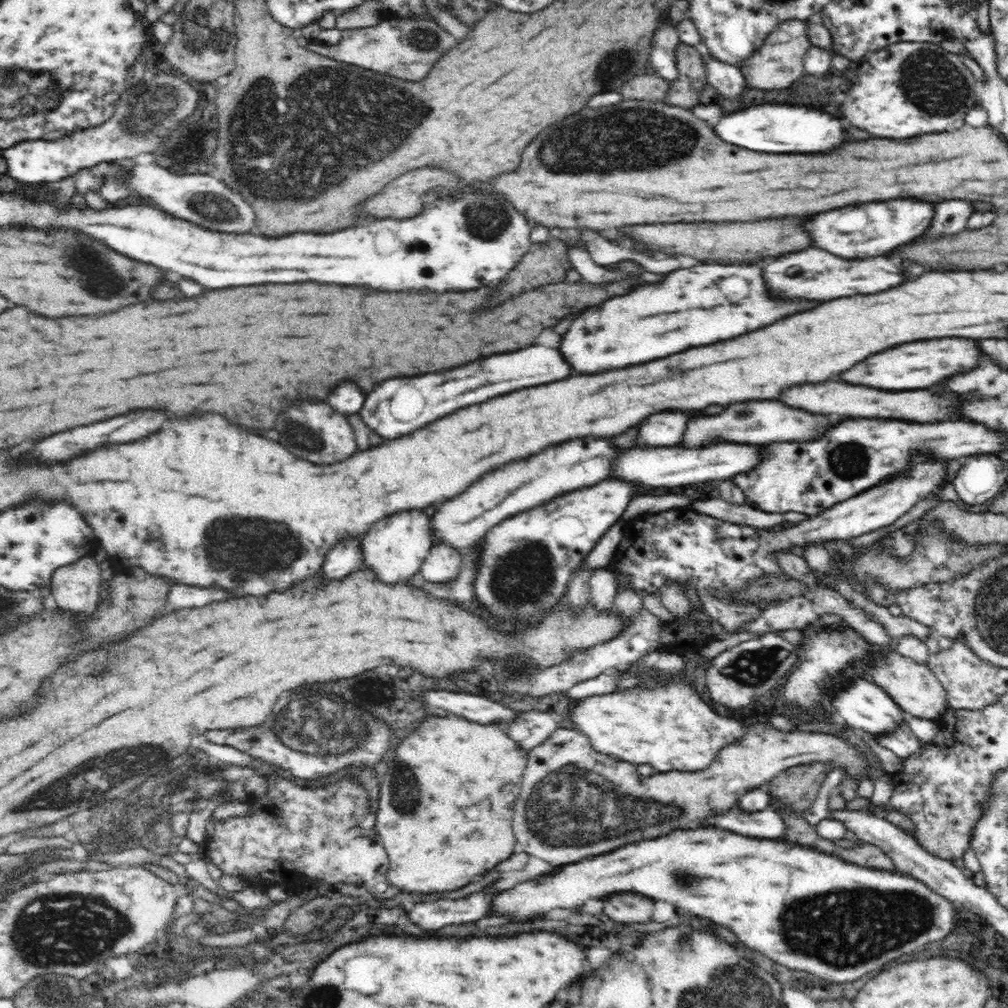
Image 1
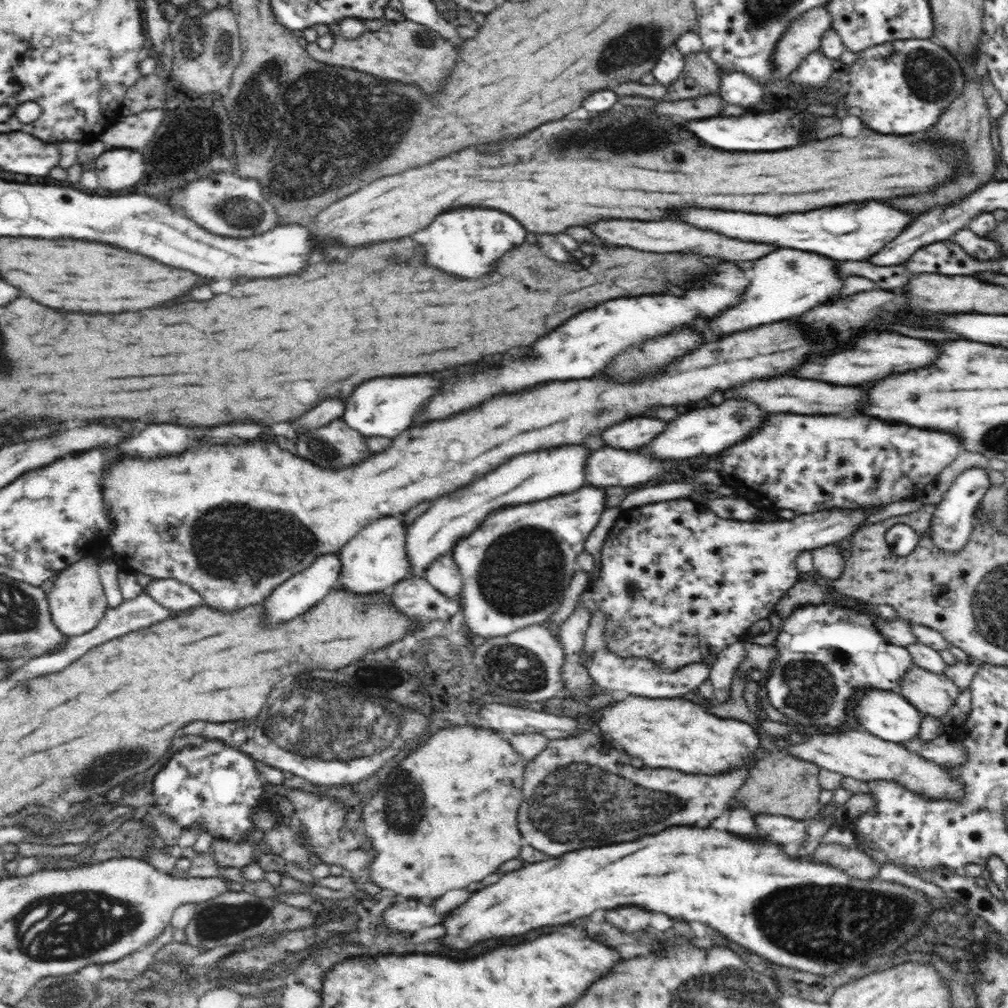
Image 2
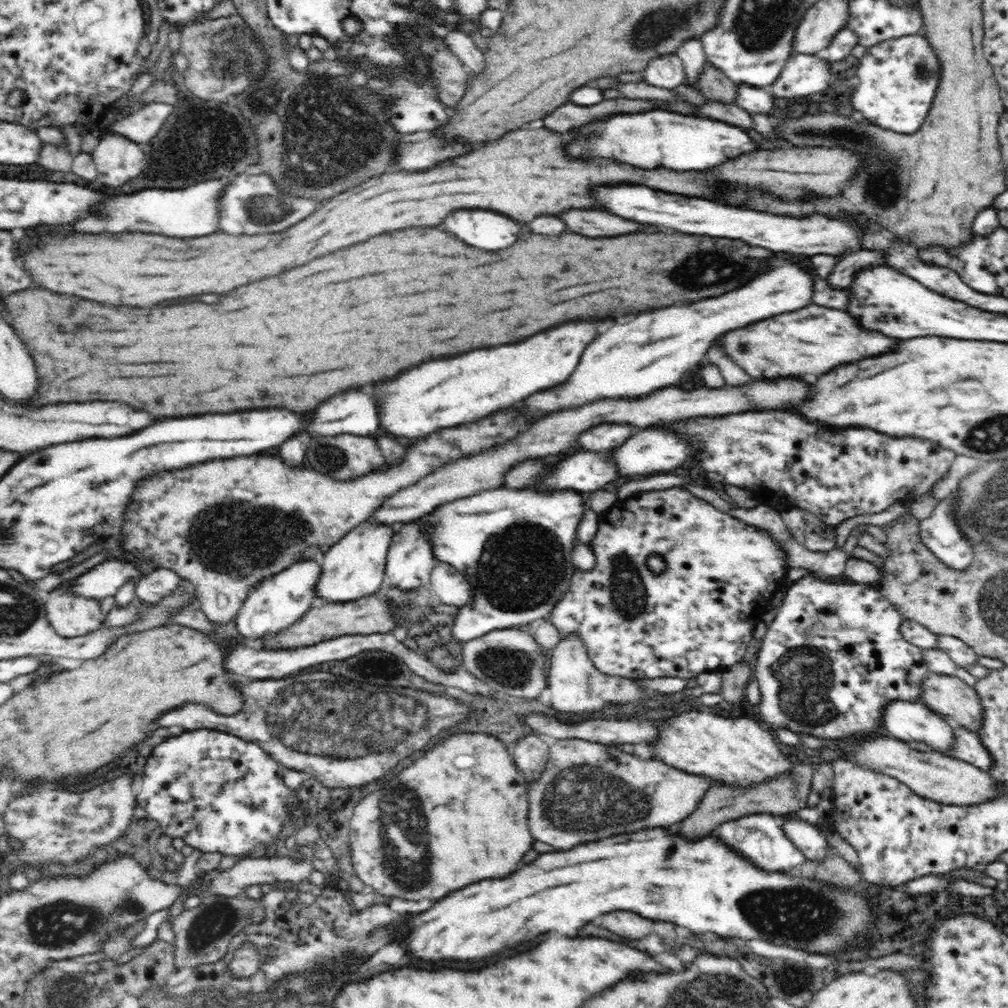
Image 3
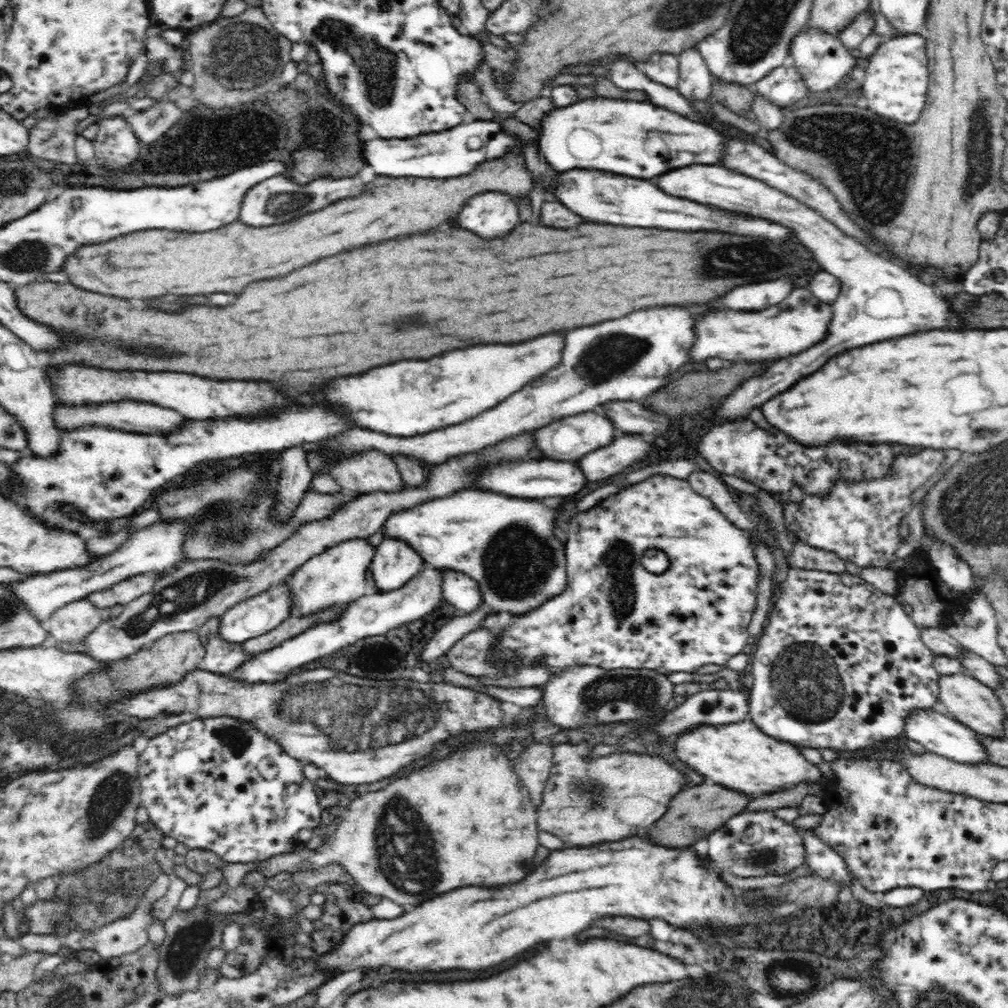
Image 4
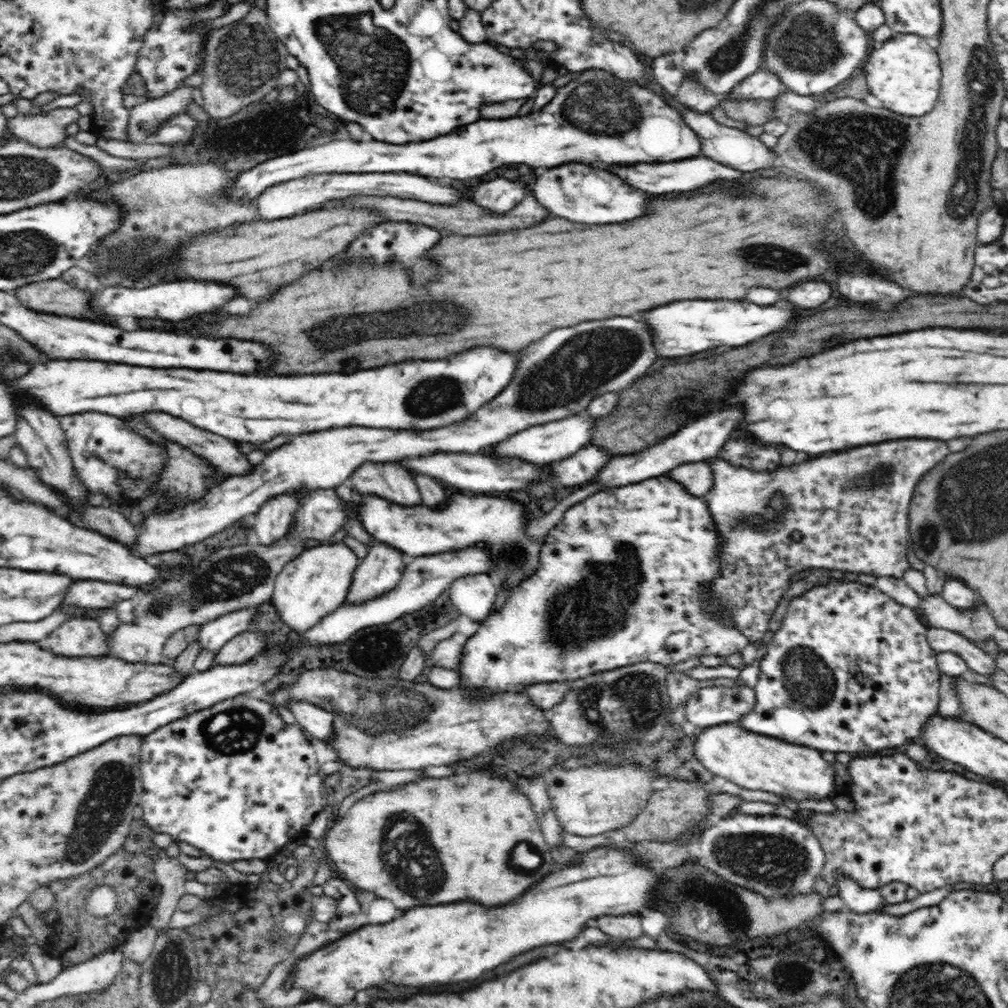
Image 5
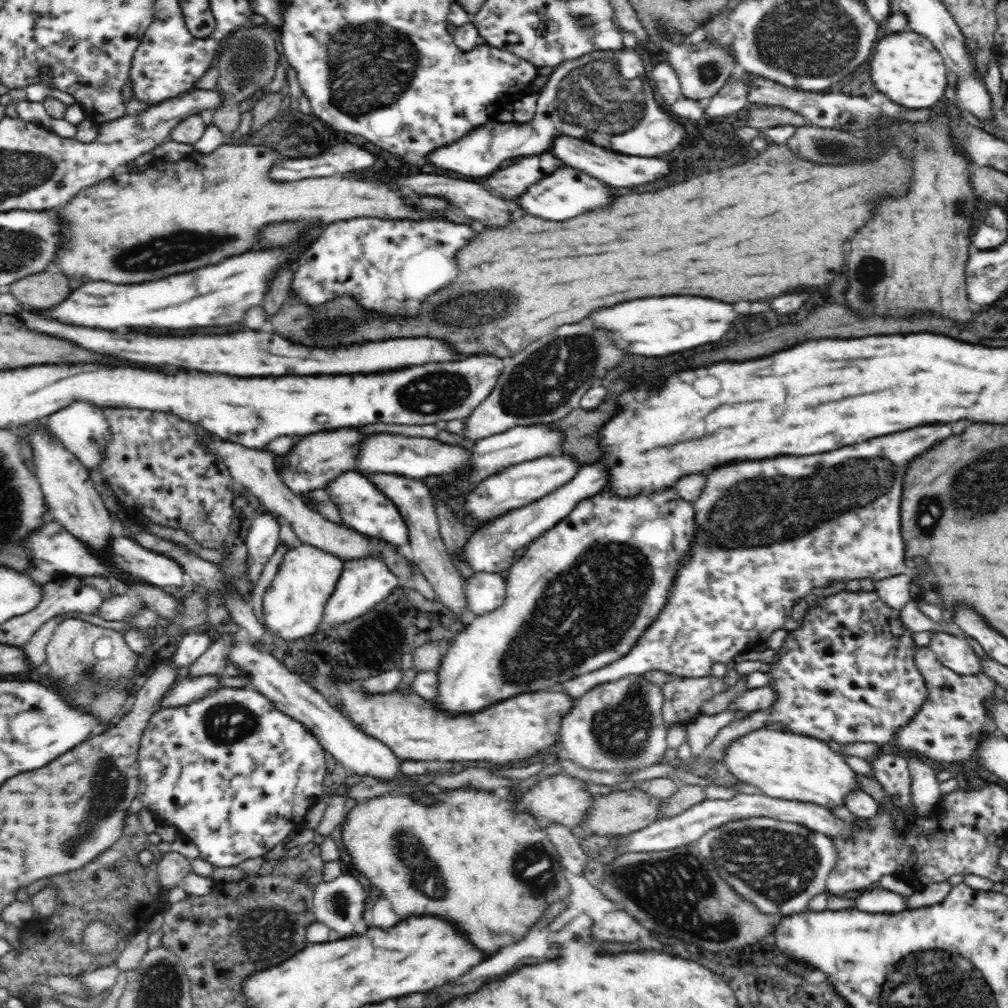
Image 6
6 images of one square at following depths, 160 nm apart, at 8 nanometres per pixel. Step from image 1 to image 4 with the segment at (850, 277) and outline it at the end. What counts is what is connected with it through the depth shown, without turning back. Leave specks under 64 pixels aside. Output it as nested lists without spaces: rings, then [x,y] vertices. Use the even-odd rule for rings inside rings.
[[[780,278],[752,286],[738,286],[724,298],[712,300],[704,306],[662,306],[636,310],[618,320],[606,320],[596,326],[568,330],[562,364],[524,386],[524,390],[512,394],[512,398],[500,402],[500,406],[486,410],[486,414],[480,414],[458,426],[448,426],[416,438],[396,438],[372,430],[354,428],[326,440],[326,444],[322,442],[322,446],[326,446],[326,450],[342,450],[348,456],[352,452],[374,448],[390,456],[406,454],[412,458],[428,460],[430,464],[440,464],[446,456],[476,452],[478,448],[492,446],[504,438],[515,437],[520,433],[532,432],[565,416],[598,411],[606,402],[630,400],[643,403],[650,394],[654,394],[666,384],[666,378],[669,378],[672,372],[691,361],[688,350],[694,342],[694,326],[700,312],[704,312],[706,308],[764,310],[766,306],[774,306],[788,298],[794,288],[796,284],[790,278]]]

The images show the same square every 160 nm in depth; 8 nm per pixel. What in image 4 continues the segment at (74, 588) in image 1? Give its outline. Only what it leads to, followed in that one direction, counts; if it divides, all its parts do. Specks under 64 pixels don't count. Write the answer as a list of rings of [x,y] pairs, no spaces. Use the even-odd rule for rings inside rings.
[[[82,599],[67,603],[50,615],[50,620],[44,621],[42,627],[54,636],[58,646],[63,650],[83,649],[85,638],[100,624],[100,609],[92,602]]]

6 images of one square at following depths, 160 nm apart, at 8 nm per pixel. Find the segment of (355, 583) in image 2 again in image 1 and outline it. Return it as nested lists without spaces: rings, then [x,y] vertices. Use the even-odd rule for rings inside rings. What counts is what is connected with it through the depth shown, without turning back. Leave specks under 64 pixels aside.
[[[421,509],[402,511],[380,519],[362,535],[364,569],[374,572],[378,580],[386,584],[404,582],[410,576],[418,576],[428,552],[435,545],[432,537],[431,516]]]

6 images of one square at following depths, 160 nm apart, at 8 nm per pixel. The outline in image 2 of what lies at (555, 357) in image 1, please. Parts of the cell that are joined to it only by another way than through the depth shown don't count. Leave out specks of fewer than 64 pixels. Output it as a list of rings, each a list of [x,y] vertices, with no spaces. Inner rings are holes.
[[[394,376],[394,378],[374,378],[364,382],[362,386],[356,388],[356,392],[346,400],[346,412],[344,412],[344,422],[358,430],[364,436],[386,436],[394,438],[402,430],[408,430],[414,424],[416,414],[420,408],[436,394],[442,386],[442,380],[434,376]]]

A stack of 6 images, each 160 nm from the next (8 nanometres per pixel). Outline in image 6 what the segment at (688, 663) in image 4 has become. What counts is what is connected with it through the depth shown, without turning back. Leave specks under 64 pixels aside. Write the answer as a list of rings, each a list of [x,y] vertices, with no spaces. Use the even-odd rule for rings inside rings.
[[[674,487],[659,490],[654,493],[640,493],[635,497],[618,497],[608,494],[595,494],[593,497],[577,502],[566,518],[557,522],[554,526],[544,531],[536,540],[533,540],[525,550],[522,558],[516,560],[508,570],[507,596],[504,604],[492,612],[477,616],[474,622],[467,626],[463,632],[458,633],[449,642],[444,652],[438,673],[438,692],[436,699],[432,702],[436,709],[457,715],[460,713],[475,713],[484,710],[487,706],[516,697],[524,693],[532,693],[540,690],[553,690],[563,682],[572,680],[581,674],[588,674],[612,662],[620,660],[632,650],[632,646],[640,640],[640,637],[660,616],[664,610],[668,598],[672,595],[677,571],[689,558],[688,550],[692,546],[696,530],[696,511],[694,505],[678,495]]]

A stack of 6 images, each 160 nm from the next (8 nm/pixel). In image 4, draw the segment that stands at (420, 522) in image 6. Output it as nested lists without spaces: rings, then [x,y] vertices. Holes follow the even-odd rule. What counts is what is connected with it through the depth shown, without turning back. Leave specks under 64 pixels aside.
[[[370,450],[358,456],[352,454],[352,458],[332,462],[332,466],[328,466],[328,474],[346,493],[391,493],[406,487],[396,470],[396,464],[388,456]]]

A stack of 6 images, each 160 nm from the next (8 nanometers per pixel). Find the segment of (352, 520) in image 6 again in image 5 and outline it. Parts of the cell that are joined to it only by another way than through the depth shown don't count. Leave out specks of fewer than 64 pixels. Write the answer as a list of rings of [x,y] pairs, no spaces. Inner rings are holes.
[[[360,494],[359,496],[355,495],[356,500],[356,508],[357,508],[357,516],[358,520],[362,523],[363,527],[373,536],[376,542],[386,543],[394,548],[398,549],[408,557],[424,557],[428,556],[428,554],[440,554],[440,552],[450,552],[450,550],[462,550],[462,548],[468,548],[468,546],[474,546],[474,544],[480,544],[480,542],[487,542],[487,548],[489,548],[489,555],[492,557],[492,563],[494,563],[494,568],[490,572],[487,572],[491,578],[496,582],[497,586],[506,587],[510,590],[517,588],[520,586],[521,582],[524,582],[525,579],[531,578],[536,572],[537,567],[540,563],[540,543],[534,541],[530,536],[527,536],[524,533],[526,530],[526,522],[528,522],[528,518],[526,517],[526,510],[524,509],[522,504],[518,504],[516,500],[518,498],[514,498],[514,500],[510,500],[510,496],[504,496],[504,498],[492,498],[492,496],[464,496],[464,494],[454,494],[454,496],[448,496],[447,501],[443,507],[430,507],[428,505],[416,505],[416,506],[402,506],[396,503],[392,503],[388,499],[380,498],[375,494]]]

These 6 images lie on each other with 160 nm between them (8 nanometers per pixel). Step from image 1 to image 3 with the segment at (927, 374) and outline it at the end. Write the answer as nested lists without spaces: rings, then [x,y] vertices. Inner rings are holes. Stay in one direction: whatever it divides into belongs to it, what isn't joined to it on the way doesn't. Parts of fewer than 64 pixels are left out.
[[[810,304],[790,314],[780,314],[764,322],[752,324],[748,330],[732,330],[722,336],[728,356],[754,378],[778,376],[822,376],[828,370],[894,350],[900,340],[888,338],[880,332],[864,330],[850,314]]]

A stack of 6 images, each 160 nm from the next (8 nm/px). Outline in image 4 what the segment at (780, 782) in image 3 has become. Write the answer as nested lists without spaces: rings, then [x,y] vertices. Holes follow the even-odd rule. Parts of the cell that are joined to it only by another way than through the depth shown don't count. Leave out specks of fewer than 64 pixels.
[[[709,781],[684,788],[676,796],[672,796],[666,814],[652,824],[648,836],[660,846],[690,846],[692,842],[706,838],[718,826],[726,824],[730,817],[744,812],[752,797],[754,796]]]

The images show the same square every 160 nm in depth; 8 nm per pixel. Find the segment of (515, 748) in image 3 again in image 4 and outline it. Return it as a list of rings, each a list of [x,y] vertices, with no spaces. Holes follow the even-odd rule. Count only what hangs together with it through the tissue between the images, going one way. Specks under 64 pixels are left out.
[[[535,743],[519,754],[514,764],[520,782],[528,789],[535,808],[540,804],[542,793],[548,780],[553,757],[553,747]]]

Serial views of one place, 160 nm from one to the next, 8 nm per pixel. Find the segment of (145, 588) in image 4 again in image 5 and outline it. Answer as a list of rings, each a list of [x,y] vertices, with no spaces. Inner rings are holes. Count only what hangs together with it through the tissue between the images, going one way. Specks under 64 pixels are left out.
[[[82,580],[69,587],[66,599],[60,607],[84,607],[85,609],[106,609],[117,602],[132,599],[140,588],[111,582]]]

